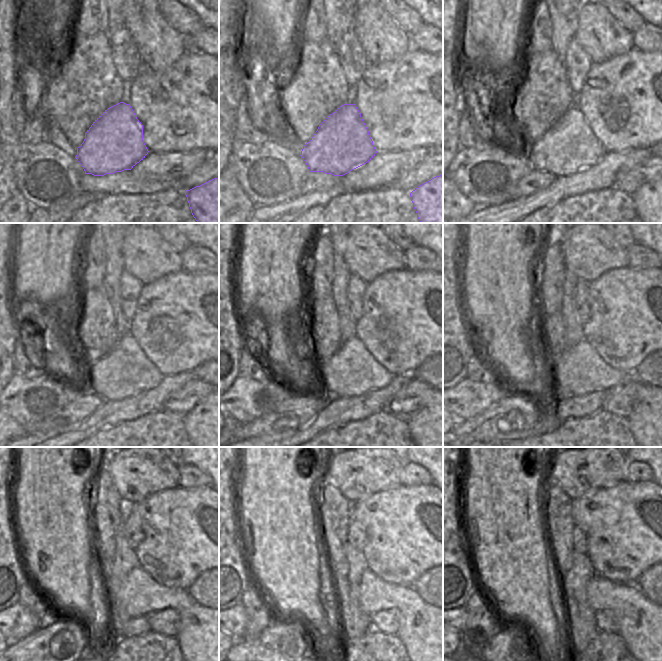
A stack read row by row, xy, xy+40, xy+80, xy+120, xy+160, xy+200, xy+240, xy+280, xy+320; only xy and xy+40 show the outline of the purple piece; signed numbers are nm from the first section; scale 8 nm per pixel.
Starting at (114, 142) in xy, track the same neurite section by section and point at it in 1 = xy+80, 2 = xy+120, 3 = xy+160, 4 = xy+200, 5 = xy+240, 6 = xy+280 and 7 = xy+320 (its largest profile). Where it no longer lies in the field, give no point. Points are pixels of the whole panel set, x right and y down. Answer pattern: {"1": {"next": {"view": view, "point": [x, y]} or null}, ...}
{"1": {"next": {"view": "xy+80", "point": [569, 146]}}, "2": {"next": {"view": "xy+120", "point": [126, 371]}}, "3": {"next": {"view": "xy+160", "point": [352, 371]}}, "4": {"next": {"view": "xy+200", "point": [580, 370]}}, "5": {"next": {"view": "xy+240", "point": [198, 636]}}, "6": {"next": {"view": "xy+280", "point": [422, 627]}}, "7": {"next": {"view": "xy+320", "point": [646, 628]}}}

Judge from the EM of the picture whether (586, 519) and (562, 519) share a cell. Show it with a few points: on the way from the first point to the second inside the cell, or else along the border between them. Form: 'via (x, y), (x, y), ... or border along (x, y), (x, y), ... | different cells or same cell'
border along (570, 500), (570, 514), (575, 525) | different cells

